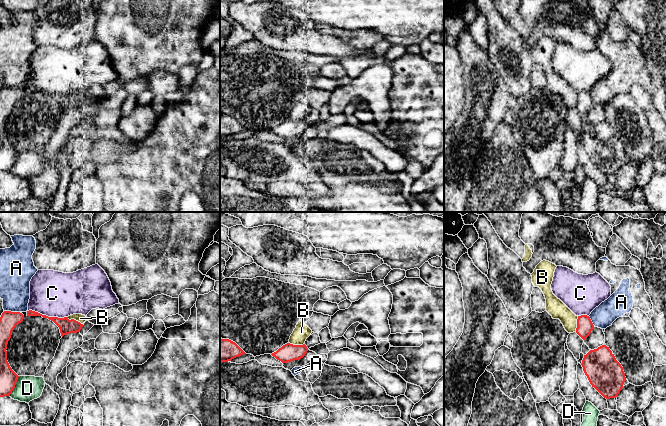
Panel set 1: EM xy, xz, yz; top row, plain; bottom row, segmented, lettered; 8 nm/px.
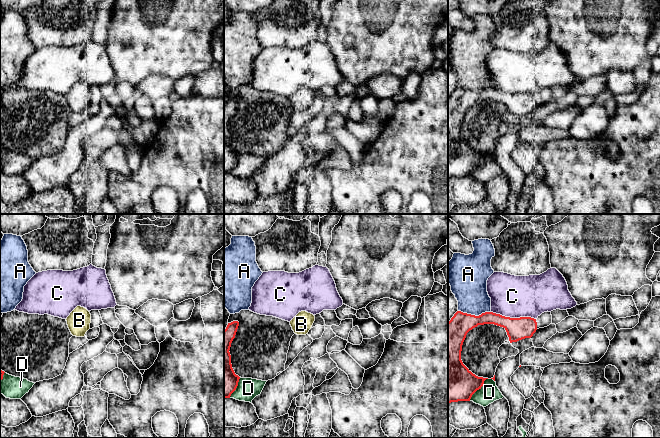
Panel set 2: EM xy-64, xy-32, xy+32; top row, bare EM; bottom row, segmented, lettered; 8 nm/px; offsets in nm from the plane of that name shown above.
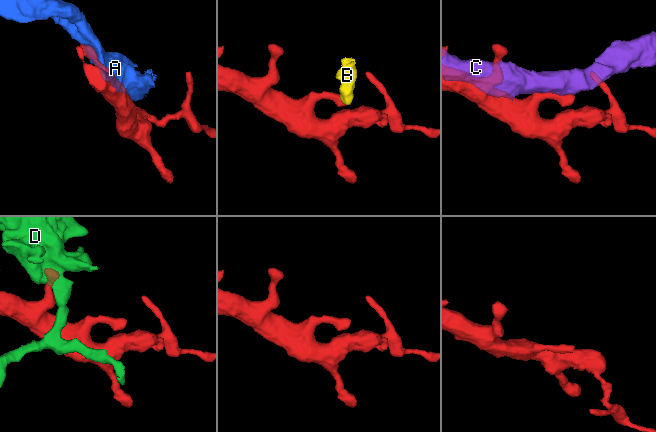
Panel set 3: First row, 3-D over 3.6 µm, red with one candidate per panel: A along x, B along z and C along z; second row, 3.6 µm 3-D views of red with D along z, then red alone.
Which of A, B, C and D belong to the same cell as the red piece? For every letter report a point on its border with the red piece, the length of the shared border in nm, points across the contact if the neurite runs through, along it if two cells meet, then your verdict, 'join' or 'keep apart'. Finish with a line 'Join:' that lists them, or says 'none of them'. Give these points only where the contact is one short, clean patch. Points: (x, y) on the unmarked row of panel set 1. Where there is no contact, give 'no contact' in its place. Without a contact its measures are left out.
A: yz (591, 97) | 90 nm | keep apart
B: xy (75, 96) | 140 nm | keep apart
C: xy (47, 92) | 320 nm | keep apart
D: xy (14, 162) | 180 nm | keep apart
Join: none of them

